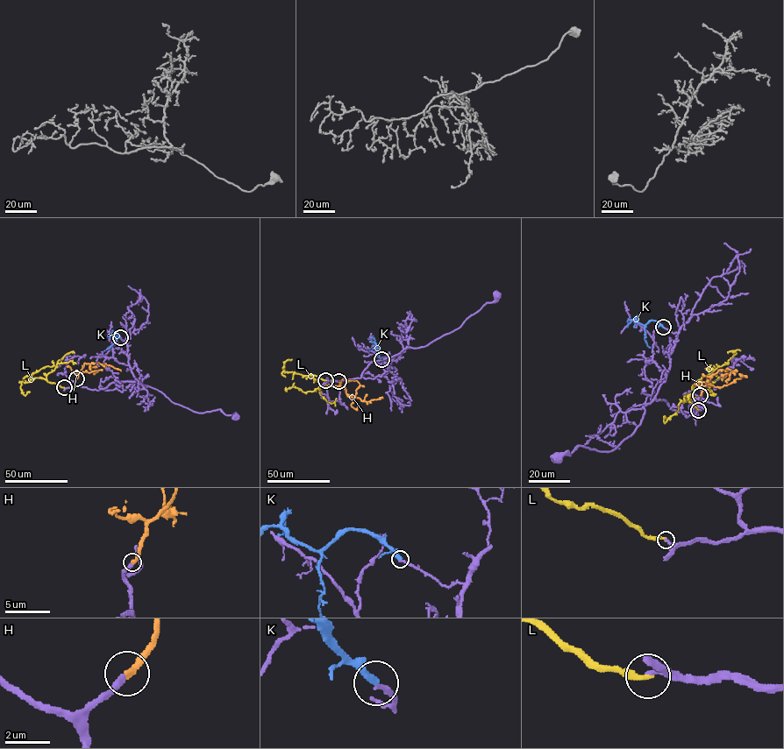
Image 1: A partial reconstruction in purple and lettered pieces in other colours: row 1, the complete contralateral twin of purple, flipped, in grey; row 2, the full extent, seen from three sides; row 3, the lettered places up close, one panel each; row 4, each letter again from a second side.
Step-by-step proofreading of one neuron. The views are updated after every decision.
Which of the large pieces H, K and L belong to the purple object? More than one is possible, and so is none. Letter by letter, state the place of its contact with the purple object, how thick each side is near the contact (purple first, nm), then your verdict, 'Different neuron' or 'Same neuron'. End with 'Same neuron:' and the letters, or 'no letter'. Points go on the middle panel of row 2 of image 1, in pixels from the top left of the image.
H: Touches purple at (338, 381). Thickness 280 nm (purple) against 320 nm. Same neuron
K: Touches purple at (381, 359). Thickness 200 nm (purple) against 340 nm. Different neuron
L: Touches purple at (325, 380). Thickness 240 nm (purple) against 240 nm. Different neuron
Same neuron: H

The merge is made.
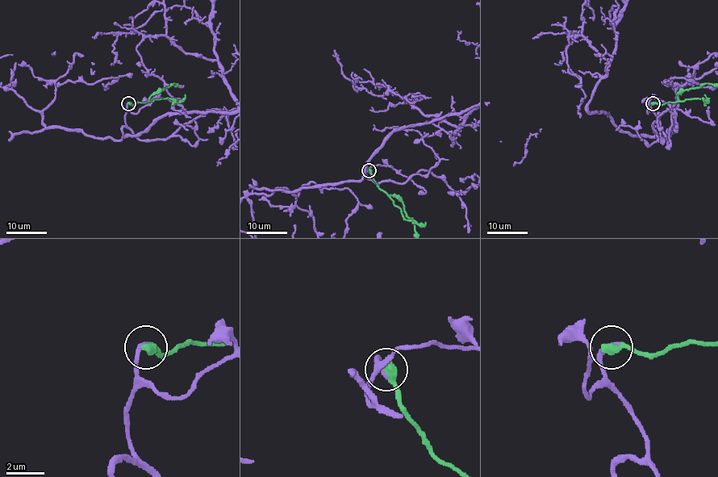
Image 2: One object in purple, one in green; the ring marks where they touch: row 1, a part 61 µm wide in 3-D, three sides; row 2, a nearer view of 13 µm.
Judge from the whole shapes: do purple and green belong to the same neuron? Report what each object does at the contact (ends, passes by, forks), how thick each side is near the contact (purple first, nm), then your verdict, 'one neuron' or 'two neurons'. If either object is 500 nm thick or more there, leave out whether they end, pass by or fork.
280/500 nm | one neuron

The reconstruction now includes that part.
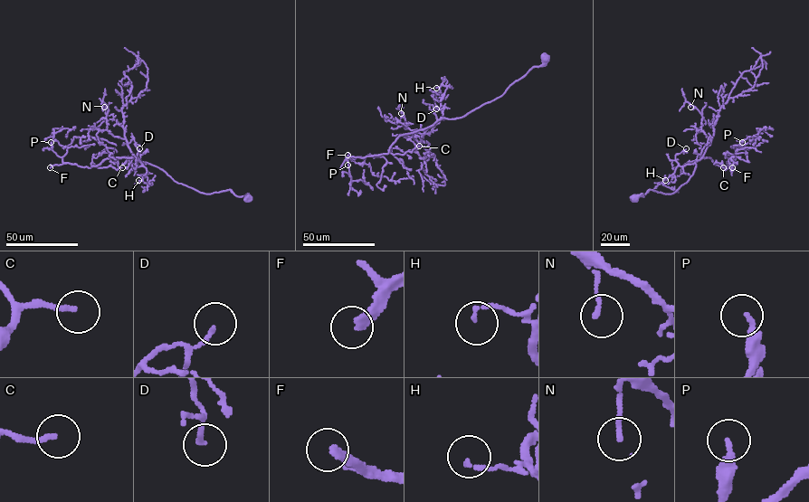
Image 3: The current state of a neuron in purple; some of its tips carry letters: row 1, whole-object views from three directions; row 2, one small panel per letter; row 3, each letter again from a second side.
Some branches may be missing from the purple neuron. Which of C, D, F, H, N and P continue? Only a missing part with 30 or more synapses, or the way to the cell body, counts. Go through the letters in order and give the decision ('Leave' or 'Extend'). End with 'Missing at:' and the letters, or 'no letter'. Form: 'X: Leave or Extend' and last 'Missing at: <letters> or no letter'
C: Extend
D: Leave
F: Extend
H: Leave
N: Leave
P: Leave
Missing at: C, F

